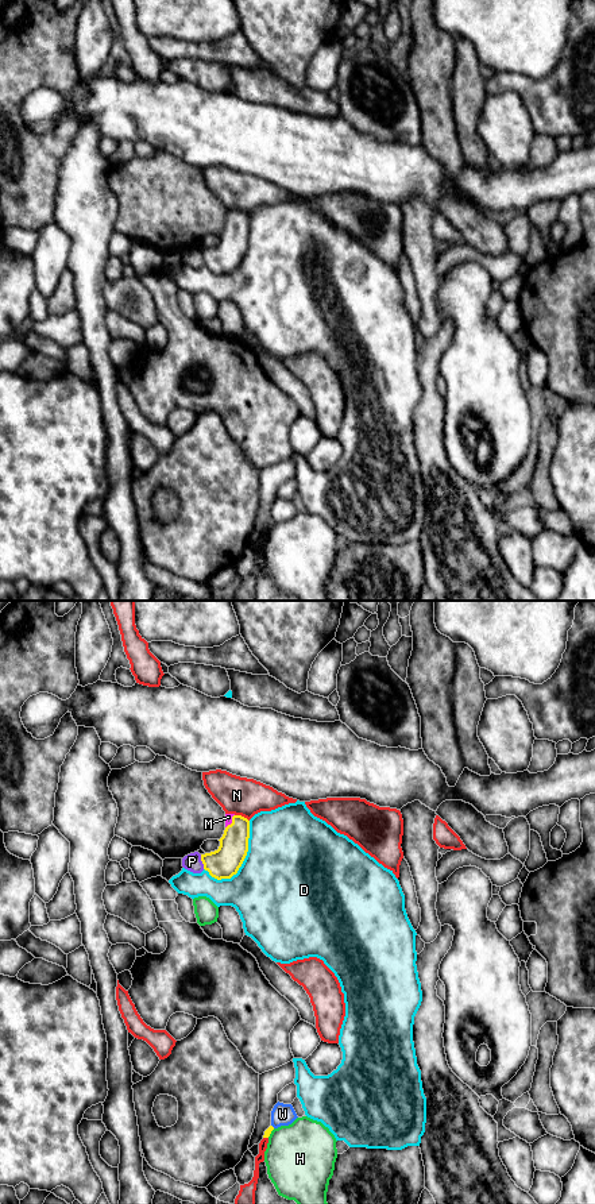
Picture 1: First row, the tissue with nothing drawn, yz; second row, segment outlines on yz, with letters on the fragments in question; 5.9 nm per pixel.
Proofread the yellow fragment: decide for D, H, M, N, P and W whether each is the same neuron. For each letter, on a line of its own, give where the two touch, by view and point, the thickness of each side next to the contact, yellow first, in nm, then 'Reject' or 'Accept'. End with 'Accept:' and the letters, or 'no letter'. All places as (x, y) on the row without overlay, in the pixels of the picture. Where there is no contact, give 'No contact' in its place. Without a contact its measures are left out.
D: Touches yellow at yz (244, 253). Thickness 180 nm (yellow) against 500 nm. Reject
H: Touches yellow at yz (270, 528). Thickness 40 nm (yellow) against 420 nm. Reject
M: Touches yellow at yz (232, 216). Thickness 180 nm (yellow) against 50 nm. Accept
N: Touches yellow at yz (240, 211). Thickness 180 nm (yellow) against 220 nm. Reject
P: Touches yellow at yz (201, 255). Thickness 180 nm (yellow) against 100 nm. Reject
W: No contact. Reject
Accept: M

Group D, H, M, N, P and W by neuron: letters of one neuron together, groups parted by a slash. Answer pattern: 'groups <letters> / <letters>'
groups D / H / M / N / P / W

